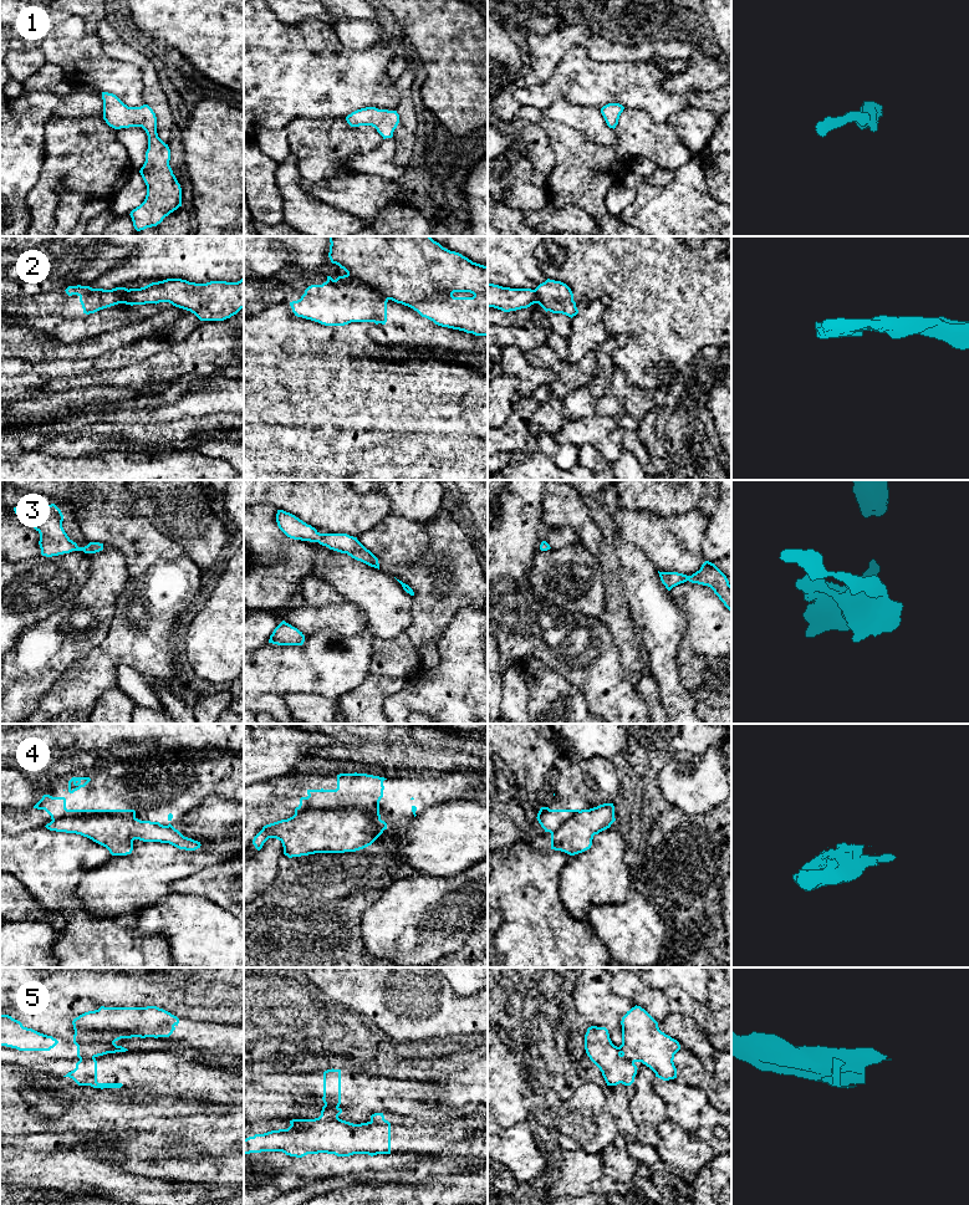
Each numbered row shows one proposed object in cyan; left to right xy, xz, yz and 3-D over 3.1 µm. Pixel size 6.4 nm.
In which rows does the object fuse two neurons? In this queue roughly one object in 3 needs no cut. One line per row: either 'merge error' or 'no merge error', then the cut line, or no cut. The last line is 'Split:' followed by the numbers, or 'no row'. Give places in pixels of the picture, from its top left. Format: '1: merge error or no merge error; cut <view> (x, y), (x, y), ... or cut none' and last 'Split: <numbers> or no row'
1: no merge error; cut none
2: merge error; cut xz (347, 274), (378, 289), (389, 299)
3: no merge error; cut none
4: merge error; cut xz (295, 815), (307, 808), (365, 806), (383, 830)
5: merge error; cut xy (93, 1057), (80, 1060)
Split: 2, 4, 5

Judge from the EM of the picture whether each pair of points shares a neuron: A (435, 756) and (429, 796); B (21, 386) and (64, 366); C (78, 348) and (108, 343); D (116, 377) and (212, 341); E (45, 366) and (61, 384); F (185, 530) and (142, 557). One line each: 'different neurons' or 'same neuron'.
A: different neurons
B: same neuron
C: same neuron
D: same neuron
E: different neurons
F: different neurons

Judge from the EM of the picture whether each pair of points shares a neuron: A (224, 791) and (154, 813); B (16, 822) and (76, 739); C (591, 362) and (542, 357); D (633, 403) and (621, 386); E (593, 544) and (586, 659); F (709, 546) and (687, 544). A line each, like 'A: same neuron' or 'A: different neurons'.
A: same neuron
B: different neurons
C: same neuron
D: same neuron
E: different neurons
F: different neurons

